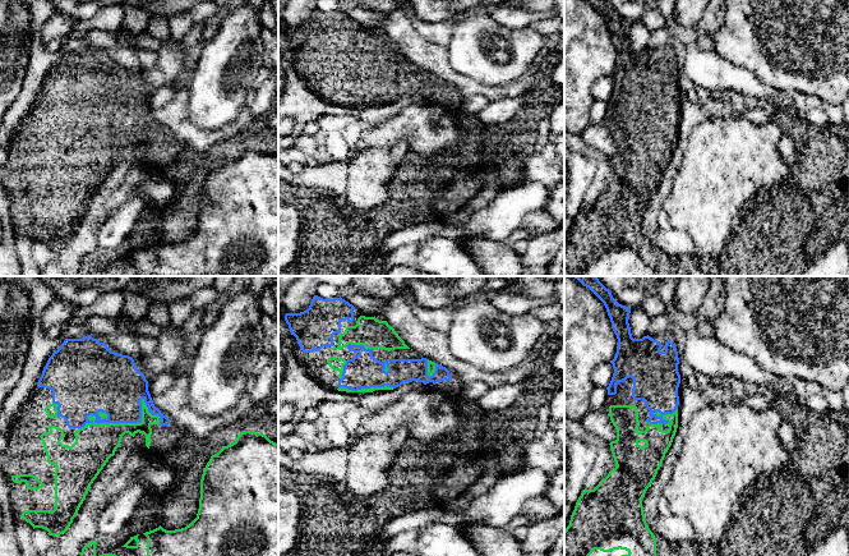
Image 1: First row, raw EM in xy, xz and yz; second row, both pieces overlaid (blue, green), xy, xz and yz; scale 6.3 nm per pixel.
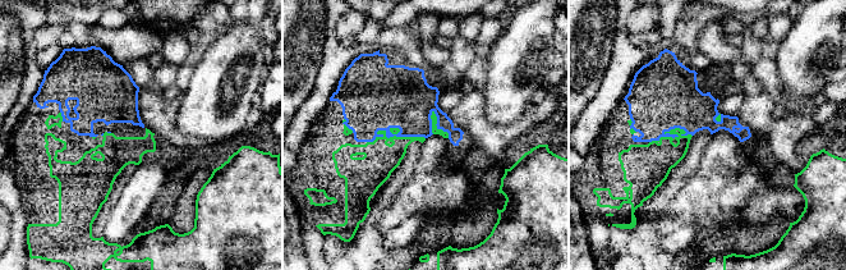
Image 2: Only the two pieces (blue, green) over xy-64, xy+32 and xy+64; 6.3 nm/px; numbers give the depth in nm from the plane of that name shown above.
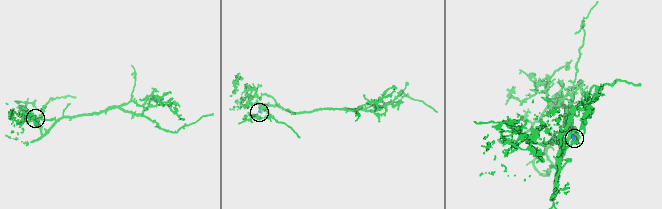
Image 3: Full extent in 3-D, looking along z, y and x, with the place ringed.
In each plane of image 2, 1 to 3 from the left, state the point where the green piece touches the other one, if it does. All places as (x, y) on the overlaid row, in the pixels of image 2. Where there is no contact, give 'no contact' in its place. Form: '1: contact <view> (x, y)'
1: contact xy-64 (61, 115)
2: contact xy+32 (395, 134)
3: contact xy+64 (670, 136)

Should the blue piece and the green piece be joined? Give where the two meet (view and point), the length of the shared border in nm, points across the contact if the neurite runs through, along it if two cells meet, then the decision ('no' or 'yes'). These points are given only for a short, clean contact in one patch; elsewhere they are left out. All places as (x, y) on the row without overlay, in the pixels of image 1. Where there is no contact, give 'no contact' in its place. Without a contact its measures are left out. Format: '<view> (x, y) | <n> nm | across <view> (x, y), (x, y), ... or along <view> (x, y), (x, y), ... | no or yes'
xy (139, 136) | 400 nm | yes

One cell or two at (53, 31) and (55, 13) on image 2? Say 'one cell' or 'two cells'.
two cells

